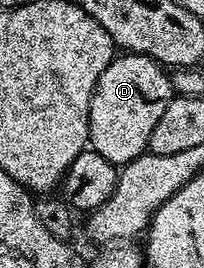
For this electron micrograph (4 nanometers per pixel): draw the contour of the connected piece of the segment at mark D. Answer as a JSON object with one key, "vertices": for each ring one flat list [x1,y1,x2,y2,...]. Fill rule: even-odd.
{"vertices":[[125,52,113,56,98,79,90,103,90,148,98,151,102,159,110,159,110,163,117,167,138,159,148,152,150,131,154,131,158,119,162,119,162,111,166,111,173,96,172,81,165,66,140,53]]}

